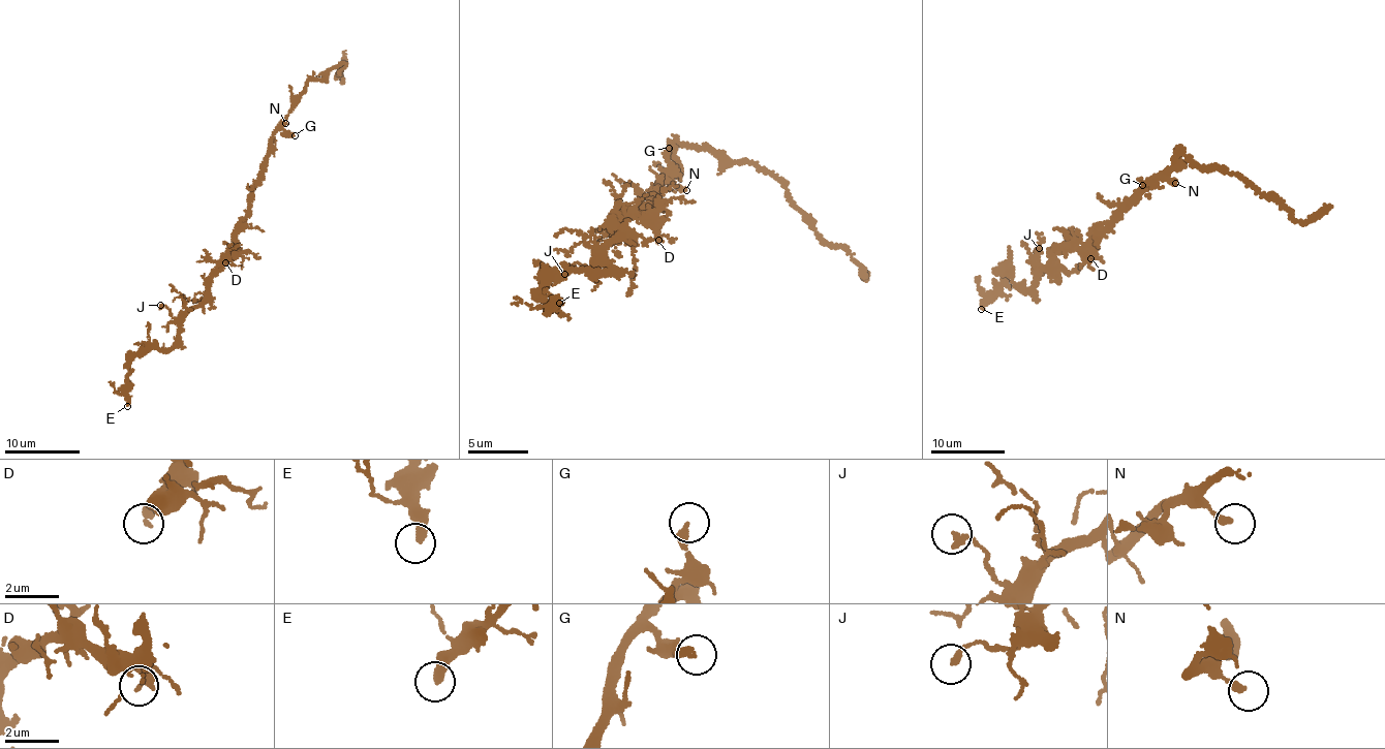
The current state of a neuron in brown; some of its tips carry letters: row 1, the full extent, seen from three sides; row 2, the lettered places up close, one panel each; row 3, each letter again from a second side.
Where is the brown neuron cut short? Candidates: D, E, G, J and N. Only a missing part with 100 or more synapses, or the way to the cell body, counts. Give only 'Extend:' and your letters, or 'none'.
Extend: E

